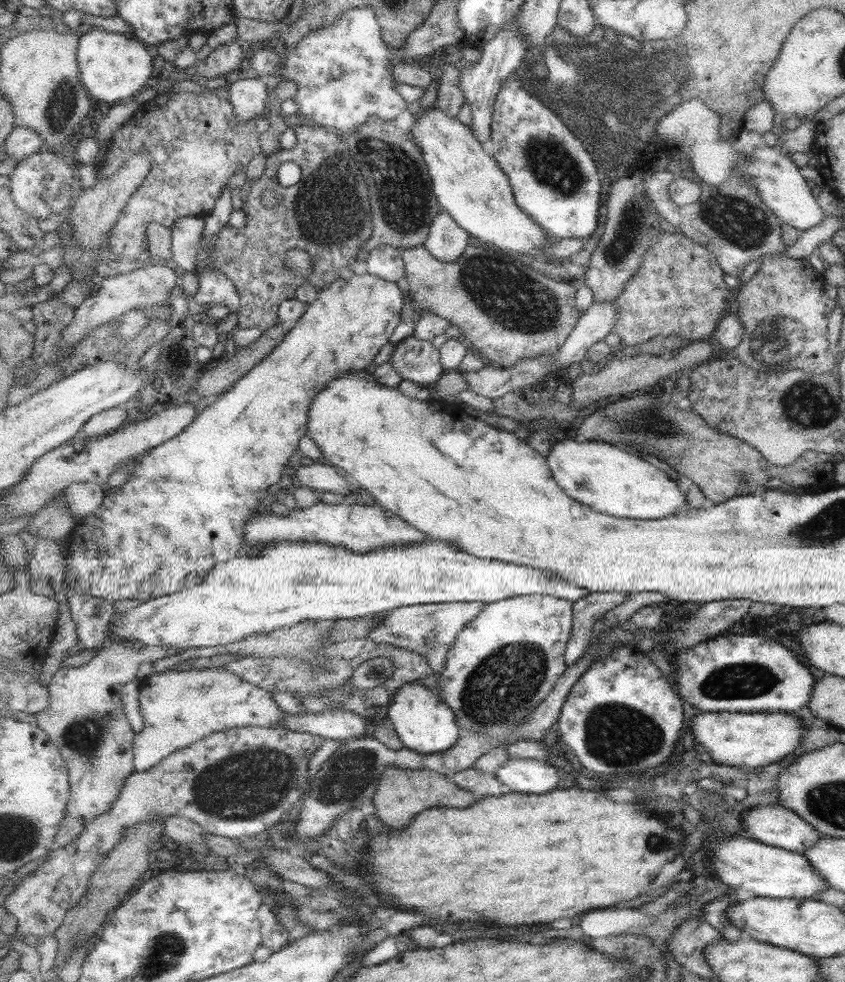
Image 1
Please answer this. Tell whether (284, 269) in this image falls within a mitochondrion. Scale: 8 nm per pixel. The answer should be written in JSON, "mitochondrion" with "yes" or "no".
{"mitochondrion":"no"}

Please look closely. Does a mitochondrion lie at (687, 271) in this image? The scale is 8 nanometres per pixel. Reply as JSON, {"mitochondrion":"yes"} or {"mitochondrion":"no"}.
{"mitochondrion":"no"}

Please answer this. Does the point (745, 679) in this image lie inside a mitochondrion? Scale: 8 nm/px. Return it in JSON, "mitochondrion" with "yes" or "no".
{"mitochondrion":"yes"}

